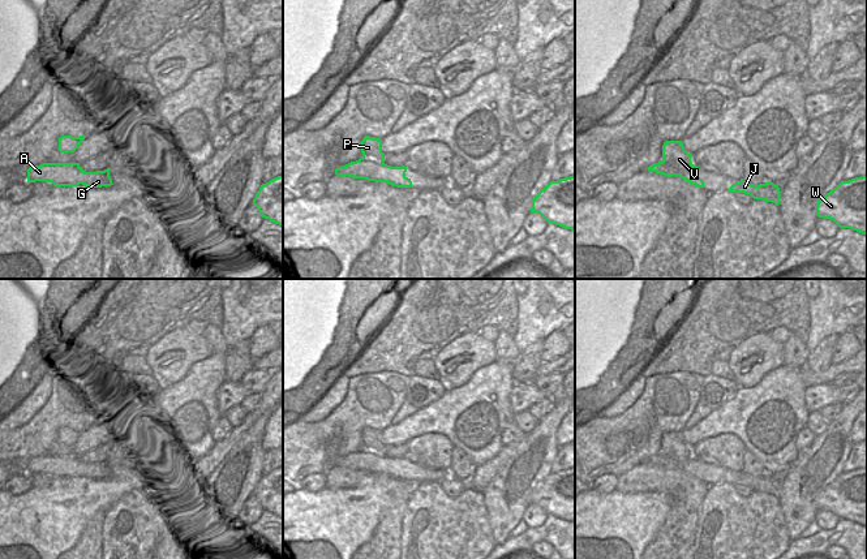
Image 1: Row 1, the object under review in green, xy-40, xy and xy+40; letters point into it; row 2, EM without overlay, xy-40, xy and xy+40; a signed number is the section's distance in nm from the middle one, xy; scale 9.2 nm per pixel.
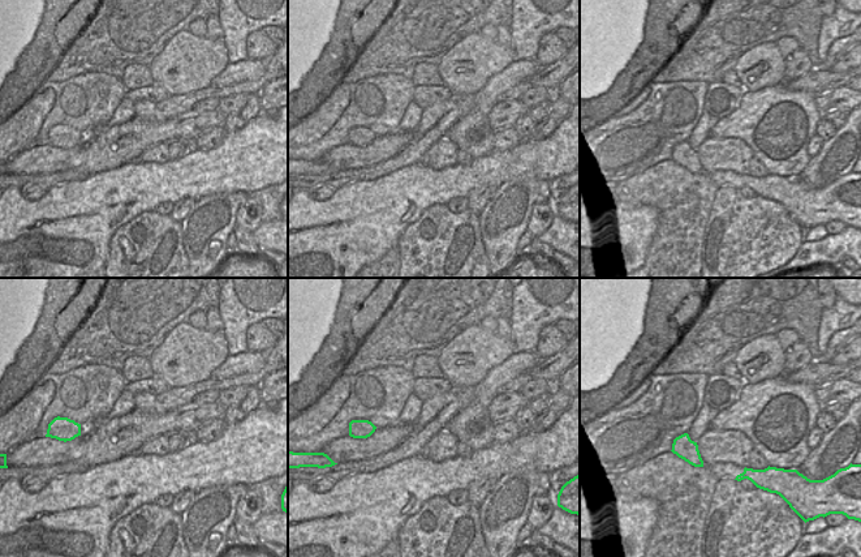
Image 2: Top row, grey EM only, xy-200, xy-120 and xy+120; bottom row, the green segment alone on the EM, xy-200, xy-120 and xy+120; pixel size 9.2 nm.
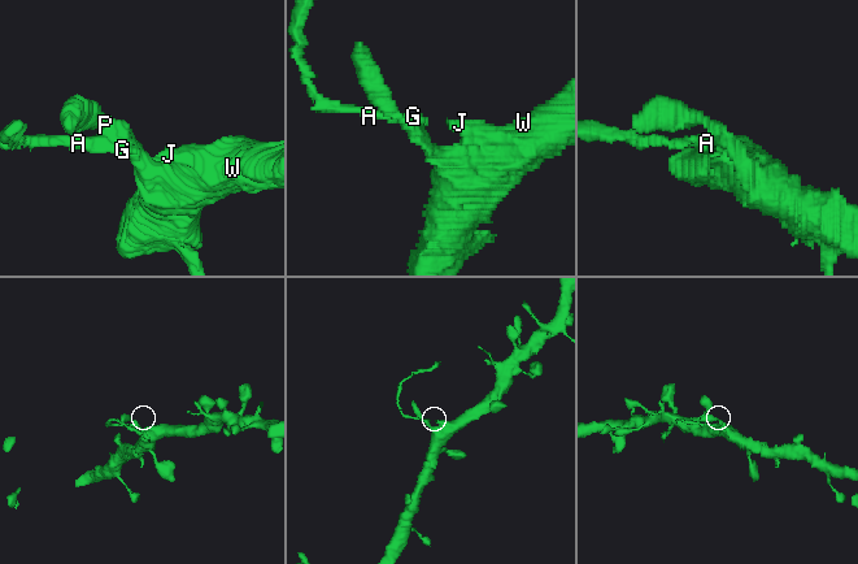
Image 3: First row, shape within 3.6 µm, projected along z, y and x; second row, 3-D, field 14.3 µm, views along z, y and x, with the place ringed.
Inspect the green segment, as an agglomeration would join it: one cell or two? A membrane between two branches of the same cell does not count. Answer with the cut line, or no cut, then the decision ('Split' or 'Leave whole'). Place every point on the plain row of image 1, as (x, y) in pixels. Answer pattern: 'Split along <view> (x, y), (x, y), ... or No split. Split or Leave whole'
Split along xy+40 (662, 452), (679, 461), (694, 459). Split.

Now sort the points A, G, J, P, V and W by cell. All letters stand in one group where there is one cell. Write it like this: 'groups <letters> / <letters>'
groups A G / J P V W

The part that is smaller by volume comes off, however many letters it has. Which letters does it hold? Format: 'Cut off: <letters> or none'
Cut off: A, G.

